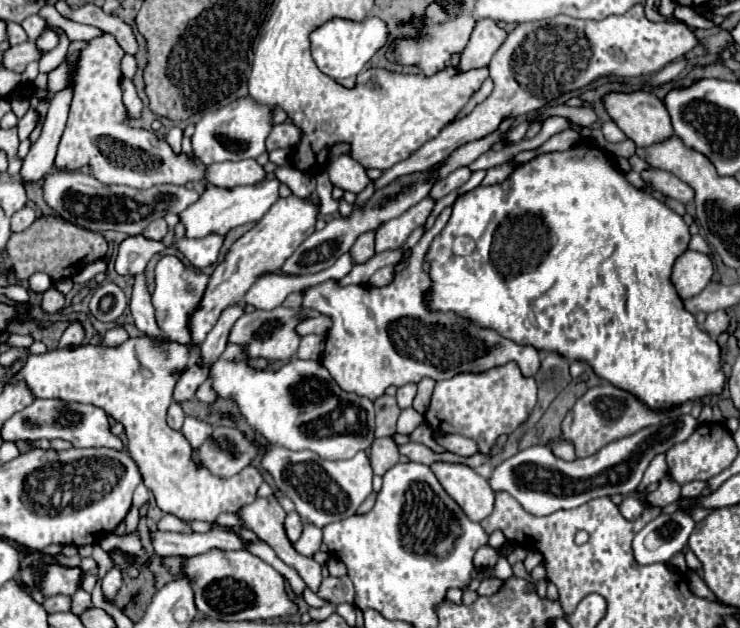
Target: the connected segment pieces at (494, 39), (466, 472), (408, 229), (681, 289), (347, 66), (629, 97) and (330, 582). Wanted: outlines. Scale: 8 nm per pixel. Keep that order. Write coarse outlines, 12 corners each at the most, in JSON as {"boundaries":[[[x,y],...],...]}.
{"boundaries":[[[478,21],[458,71],[488,67],[506,39],[496,21]],[[436,461],[432,473],[470,521],[494,509],[494,491],[472,467]],[[426,197],[376,229],[376,253],[398,249],[424,225],[434,199]],[[684,251],[670,279],[680,299],[710,283],[708,255]],[[332,17],[310,33],[332,79],[356,77],[386,45],[378,17]],[[652,93],[604,97],[610,117],[636,147],[674,137]],[[348,576],[322,581],[318,597],[354,605],[354,585]]]}

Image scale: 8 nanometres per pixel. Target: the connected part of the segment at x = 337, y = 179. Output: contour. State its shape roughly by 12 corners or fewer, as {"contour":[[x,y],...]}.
{"contour":[[350,155],[334,161],[330,181],[360,193],[370,183],[364,167]]}

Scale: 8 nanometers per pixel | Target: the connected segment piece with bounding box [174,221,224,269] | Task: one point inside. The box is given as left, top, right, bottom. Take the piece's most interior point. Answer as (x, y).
(202, 253)

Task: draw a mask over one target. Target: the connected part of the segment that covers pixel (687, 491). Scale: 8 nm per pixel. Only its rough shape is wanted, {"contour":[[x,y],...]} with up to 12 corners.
{"contour":[[704,481],[682,485],[680,497],[694,499],[706,491]]}

